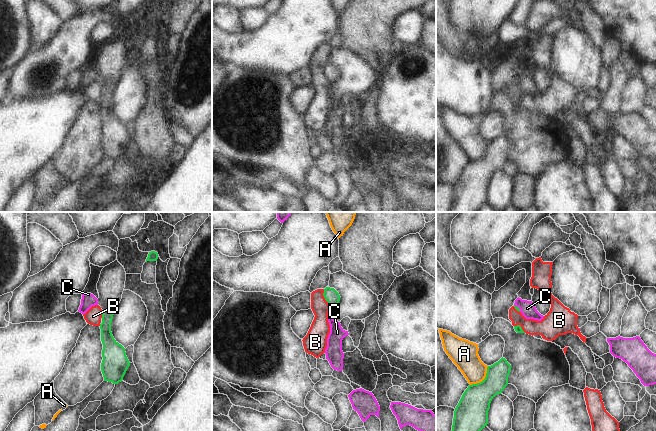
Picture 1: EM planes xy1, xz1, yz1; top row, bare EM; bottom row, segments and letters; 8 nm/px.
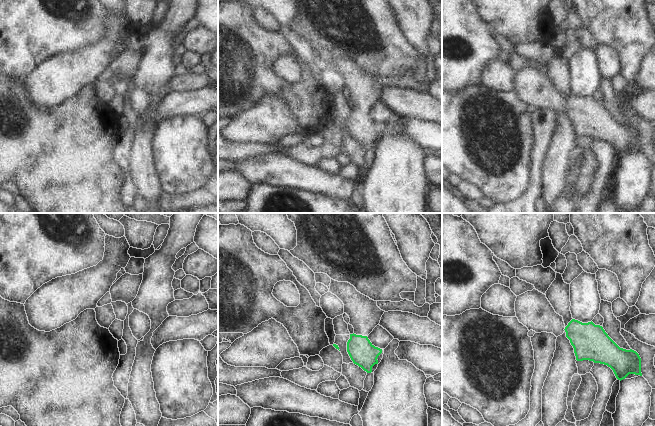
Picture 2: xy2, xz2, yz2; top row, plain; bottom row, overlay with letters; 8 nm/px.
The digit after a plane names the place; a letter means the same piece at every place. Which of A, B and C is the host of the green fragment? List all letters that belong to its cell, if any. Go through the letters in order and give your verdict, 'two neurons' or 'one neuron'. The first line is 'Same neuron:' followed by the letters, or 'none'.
Same neuron: none
A: two neurons
B: two neurons
C: two neurons

